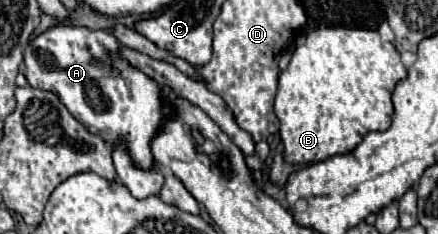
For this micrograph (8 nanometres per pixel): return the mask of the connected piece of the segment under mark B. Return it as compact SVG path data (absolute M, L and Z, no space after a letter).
M316 28L300 35L286 69L280 71L274 112L280 123L279 134L288 164L322 162L336 154L352 152L360 140L374 130L386 130L392 116L392 90L406 76L392 42L382 42L376 30L364 28Z

